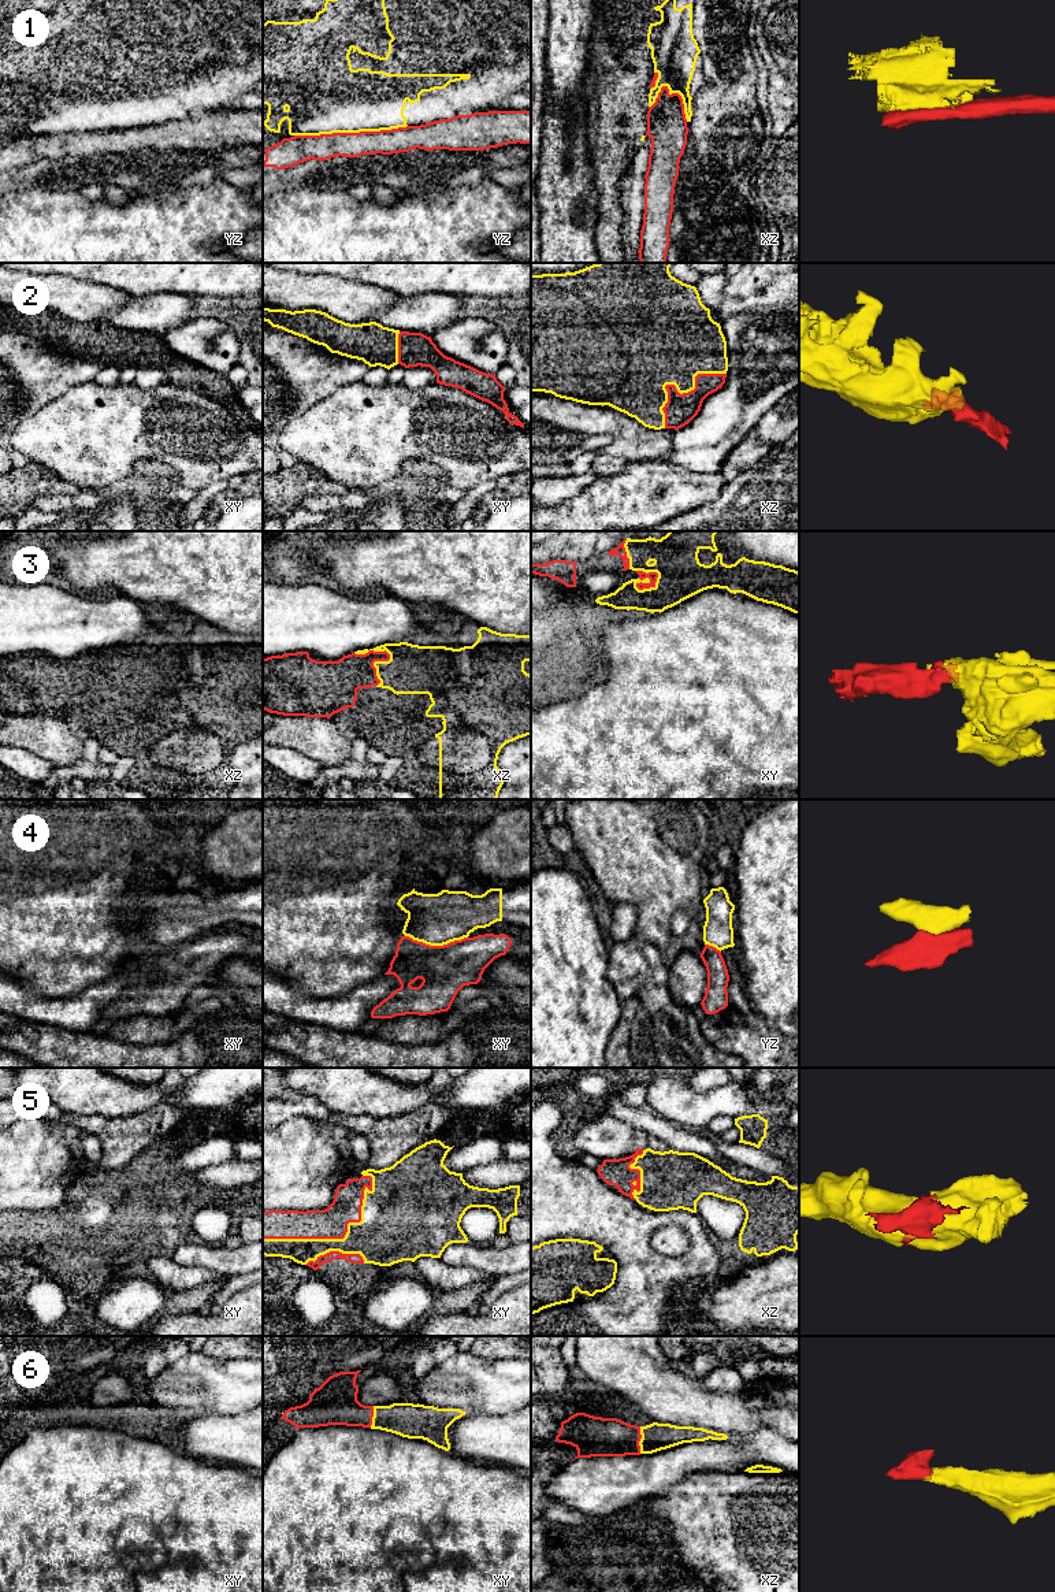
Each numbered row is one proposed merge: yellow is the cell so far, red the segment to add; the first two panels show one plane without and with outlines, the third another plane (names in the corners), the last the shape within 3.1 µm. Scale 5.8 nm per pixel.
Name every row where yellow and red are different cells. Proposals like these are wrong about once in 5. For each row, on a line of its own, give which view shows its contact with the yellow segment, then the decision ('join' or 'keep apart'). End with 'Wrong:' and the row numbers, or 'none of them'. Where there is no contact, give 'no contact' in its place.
1: yz | keep apart
2: xz | join
3: xy | join
4: xy | keep apart
5: xy | join
6: xz | join
Wrong: 1, 4

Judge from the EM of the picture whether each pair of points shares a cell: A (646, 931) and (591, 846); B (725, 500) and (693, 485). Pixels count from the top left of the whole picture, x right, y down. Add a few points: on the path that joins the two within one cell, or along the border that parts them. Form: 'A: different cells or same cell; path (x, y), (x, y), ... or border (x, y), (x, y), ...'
A: same cell; path (646, 910), (646, 901), (612, 867)
B: different cells; border (727, 481), (713, 500), (688, 511)

